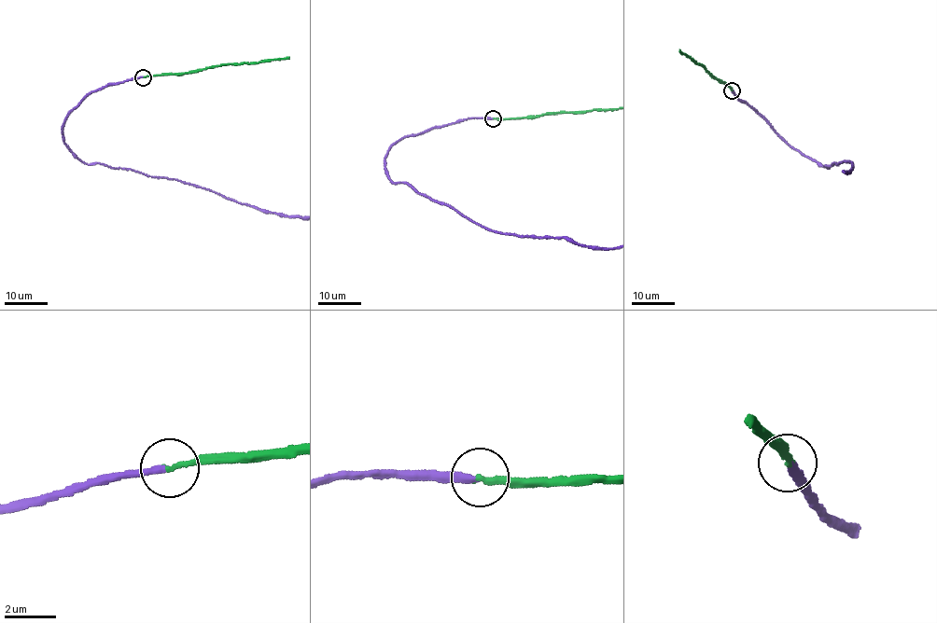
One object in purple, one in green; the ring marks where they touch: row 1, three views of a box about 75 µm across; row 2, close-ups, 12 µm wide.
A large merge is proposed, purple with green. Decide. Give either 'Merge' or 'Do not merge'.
Merge

